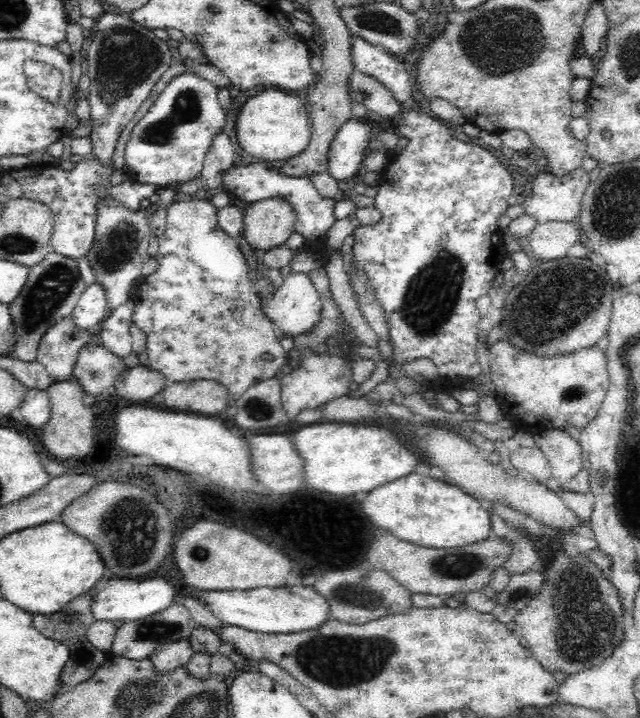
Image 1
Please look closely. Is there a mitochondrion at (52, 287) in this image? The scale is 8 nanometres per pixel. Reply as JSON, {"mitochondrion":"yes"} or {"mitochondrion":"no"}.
{"mitochondrion":"yes"}

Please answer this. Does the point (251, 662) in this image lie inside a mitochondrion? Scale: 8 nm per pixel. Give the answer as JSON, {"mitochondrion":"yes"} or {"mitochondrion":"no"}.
{"mitochondrion":"no"}

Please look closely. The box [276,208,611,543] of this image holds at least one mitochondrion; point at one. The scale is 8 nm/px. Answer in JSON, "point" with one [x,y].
{"point":[555,302]}

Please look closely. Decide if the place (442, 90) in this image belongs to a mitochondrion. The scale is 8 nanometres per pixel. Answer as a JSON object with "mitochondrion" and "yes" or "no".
{"mitochondrion":"no"}

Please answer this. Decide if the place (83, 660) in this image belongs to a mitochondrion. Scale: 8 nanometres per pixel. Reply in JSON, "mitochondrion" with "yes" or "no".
{"mitochondrion":"yes"}

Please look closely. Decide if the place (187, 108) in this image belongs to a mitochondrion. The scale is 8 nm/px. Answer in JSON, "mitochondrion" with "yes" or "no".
{"mitochondrion":"yes"}

